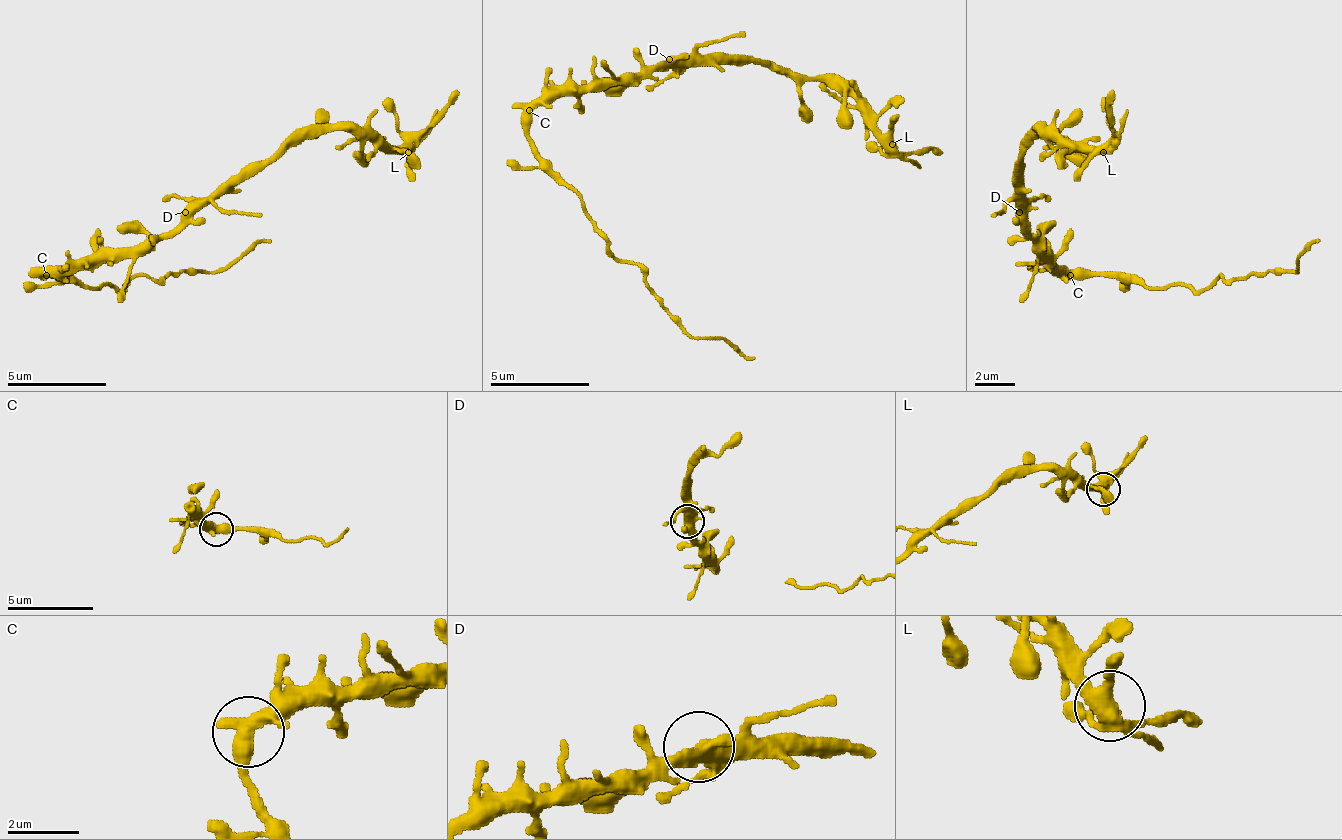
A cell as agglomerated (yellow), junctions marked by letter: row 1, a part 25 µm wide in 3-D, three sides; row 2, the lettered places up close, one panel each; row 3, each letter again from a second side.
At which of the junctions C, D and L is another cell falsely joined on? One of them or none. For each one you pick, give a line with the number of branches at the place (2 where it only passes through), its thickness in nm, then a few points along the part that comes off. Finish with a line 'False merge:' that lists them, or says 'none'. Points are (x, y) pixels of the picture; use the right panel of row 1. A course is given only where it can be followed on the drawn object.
C: 3 branches meet; 440 nm thick; foreign part runs (1068, 276), (1108, 276), (1202, 291), (1222, 276), (1247, 281), (1296, 271), (1296, 261), (1321, 241)
False merge: C

